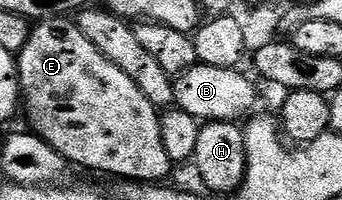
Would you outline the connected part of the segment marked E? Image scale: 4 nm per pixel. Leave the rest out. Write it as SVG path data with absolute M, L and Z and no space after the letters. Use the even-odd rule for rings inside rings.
M65 16L47 17L33 26L28 43L16 55L18 63L18 87L20 101L30 120L29 128L42 137L59 155L73 166L83 165L100 173L112 173L126 177L130 183L162 183L170 173L172 162L164 151L164 139L160 135L160 113L149 99L109 61L96 46L85 37L84 31Z

